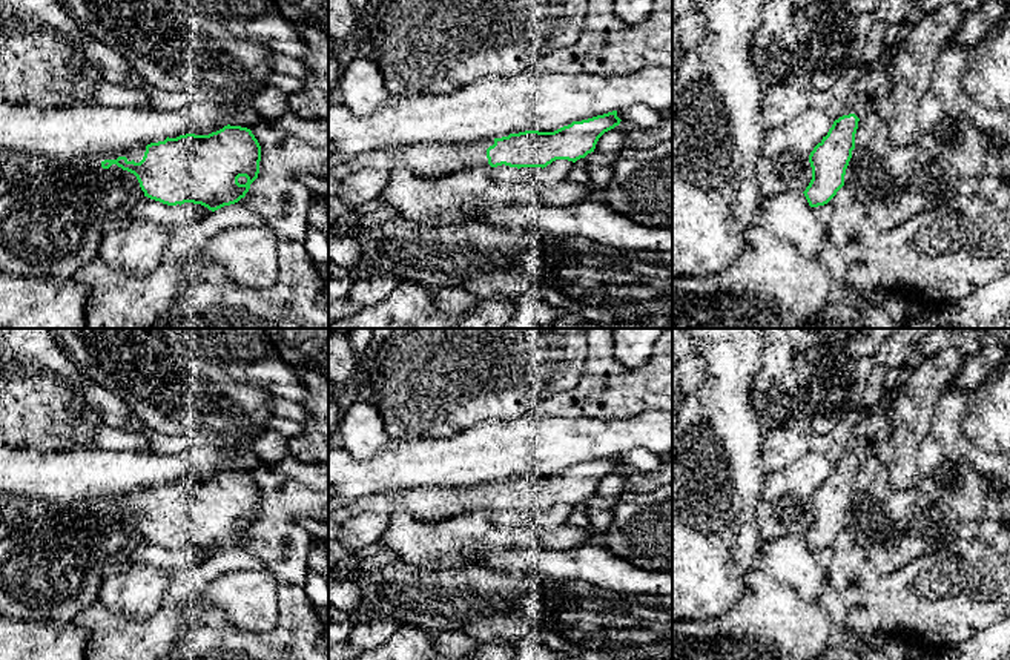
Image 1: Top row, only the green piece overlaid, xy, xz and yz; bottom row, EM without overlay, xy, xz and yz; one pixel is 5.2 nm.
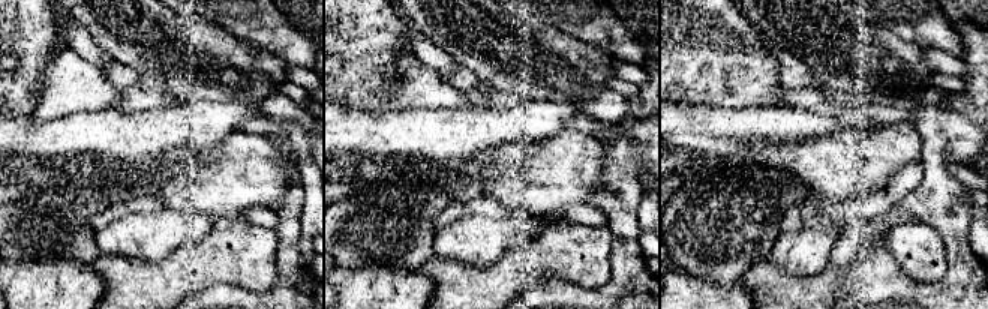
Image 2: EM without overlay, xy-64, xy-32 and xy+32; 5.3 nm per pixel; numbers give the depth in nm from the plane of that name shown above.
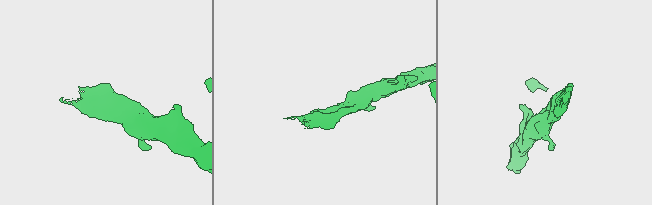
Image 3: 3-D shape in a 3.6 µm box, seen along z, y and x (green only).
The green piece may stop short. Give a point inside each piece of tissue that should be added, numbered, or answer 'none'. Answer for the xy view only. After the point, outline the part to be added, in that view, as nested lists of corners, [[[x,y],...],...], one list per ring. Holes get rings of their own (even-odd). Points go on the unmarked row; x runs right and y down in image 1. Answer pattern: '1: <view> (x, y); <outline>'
1: xy (137, 499); [[[141,491],[141,493],[135,494],[135,496],[130,496],[130,497],[126,497],[126,499],[117,499],[117,500],[109,502],[109,503],[117,503],[118,500],[126,500],[127,505],[134,503],[135,507],[140,507],[143,503],[143,500],[144,500],[144,496],[146,496],[146,491]]]

